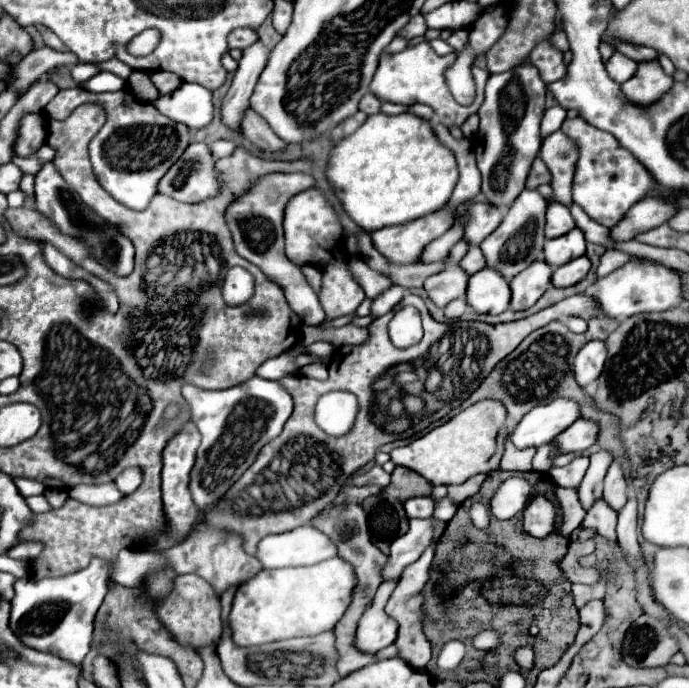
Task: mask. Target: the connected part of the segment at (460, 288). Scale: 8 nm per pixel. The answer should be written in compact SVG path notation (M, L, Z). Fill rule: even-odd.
M448 265L444 271L428 277L424 281L428 299L440 309L446 307L454 299L464 297L466 285L468 285L468 275L458 265Z

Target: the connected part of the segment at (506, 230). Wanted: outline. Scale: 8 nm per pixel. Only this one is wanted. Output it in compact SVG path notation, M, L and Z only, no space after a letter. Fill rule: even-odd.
M524 189L520 197L510 205L504 221L500 227L496 227L494 233L490 233L478 247L482 249L486 257L486 265L496 269L504 279L516 277L520 271L524 271L532 261L542 259L542 245L544 245L544 211L548 203L546 199L532 189Z

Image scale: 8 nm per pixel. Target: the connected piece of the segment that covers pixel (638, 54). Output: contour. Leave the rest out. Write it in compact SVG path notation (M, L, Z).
M622 43L616 47L620 53L624 53L626 57L638 61L638 63L650 63L650 61L658 61L658 53L650 47L636 47L636 45L628 45L628 43Z

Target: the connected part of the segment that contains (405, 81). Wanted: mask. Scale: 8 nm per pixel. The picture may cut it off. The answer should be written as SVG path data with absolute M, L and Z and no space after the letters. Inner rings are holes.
M424 41L420 45L414 45L414 47L408 47L396 55L382 55L380 57L380 63L378 63L378 69L374 73L374 79L370 83L370 91L382 99L382 101L390 101L390 103L400 103L400 105L412 105L412 103L424 103L428 107L434 109L434 113L438 115L438 121L444 125L444 127L462 127L462 123L474 115L482 101L484 101L484 87L486 87L486 81L490 77L490 73L486 69L480 69L480 67L472 67L472 75L474 75L474 81L476 81L476 99L474 103L470 105L458 105L454 101L454 97L450 95L446 83L444 83L444 69L454 63L458 53L448 53L444 57L436 55L430 45Z

